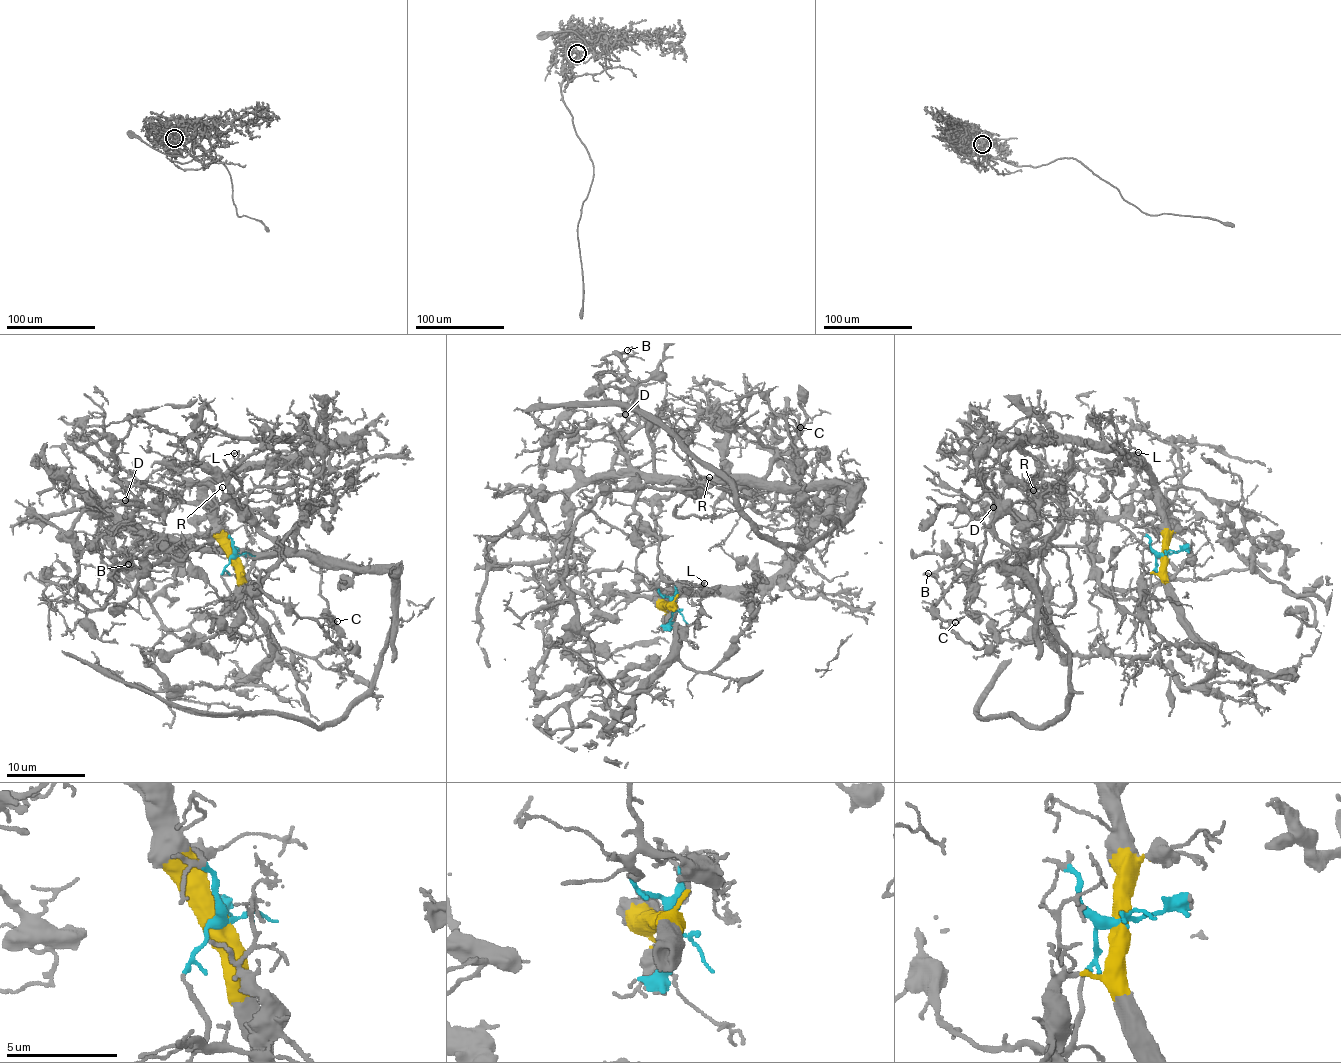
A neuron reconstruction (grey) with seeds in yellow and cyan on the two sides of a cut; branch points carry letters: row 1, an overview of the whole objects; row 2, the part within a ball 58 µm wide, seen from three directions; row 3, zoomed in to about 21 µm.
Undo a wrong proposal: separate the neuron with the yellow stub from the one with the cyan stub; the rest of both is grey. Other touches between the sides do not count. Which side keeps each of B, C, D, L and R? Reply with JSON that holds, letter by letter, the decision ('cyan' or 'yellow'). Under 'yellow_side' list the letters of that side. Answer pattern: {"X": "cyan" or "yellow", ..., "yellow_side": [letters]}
{"B": "cyan", "C": "cyan", "D": "cyan", "L": "yellow", "R": "cyan", "yellow_side": ["L"]}

